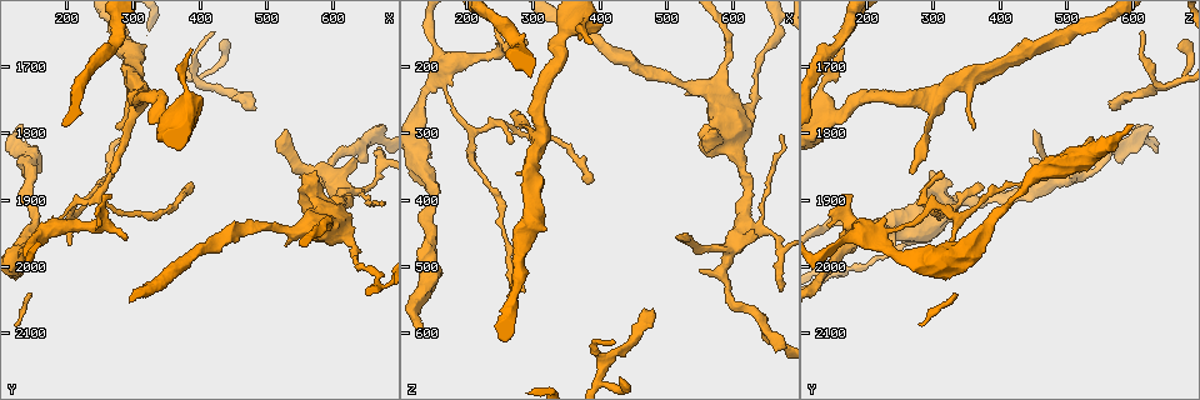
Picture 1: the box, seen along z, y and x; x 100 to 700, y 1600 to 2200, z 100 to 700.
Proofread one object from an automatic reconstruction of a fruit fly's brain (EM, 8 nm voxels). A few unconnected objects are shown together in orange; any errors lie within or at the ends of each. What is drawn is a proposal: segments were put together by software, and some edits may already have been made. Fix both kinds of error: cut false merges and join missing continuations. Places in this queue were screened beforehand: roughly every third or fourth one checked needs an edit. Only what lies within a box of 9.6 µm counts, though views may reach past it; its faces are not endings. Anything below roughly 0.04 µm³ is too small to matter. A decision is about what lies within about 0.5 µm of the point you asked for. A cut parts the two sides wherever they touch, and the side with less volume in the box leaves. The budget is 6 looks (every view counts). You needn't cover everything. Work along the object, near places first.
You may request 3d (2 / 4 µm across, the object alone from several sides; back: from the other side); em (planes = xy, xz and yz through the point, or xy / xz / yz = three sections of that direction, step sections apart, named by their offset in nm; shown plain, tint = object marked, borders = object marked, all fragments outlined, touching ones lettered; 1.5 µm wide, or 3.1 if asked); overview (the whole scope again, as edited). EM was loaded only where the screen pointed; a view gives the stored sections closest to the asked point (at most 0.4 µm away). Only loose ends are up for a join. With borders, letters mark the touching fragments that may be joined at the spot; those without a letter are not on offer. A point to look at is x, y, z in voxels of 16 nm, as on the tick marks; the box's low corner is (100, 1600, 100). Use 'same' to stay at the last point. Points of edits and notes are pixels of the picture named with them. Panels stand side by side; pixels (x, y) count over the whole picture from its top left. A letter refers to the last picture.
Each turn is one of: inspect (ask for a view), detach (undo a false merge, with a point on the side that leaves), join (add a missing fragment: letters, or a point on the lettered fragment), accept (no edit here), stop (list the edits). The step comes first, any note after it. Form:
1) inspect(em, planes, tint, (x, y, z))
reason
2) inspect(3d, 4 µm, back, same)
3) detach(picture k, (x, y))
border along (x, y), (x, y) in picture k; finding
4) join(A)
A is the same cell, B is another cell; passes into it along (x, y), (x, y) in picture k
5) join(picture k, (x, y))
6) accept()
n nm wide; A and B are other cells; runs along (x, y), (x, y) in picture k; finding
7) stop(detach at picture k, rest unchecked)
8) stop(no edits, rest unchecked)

inspect(em, xy, step 8, borders, (550, 1870, 505))
branch stops here

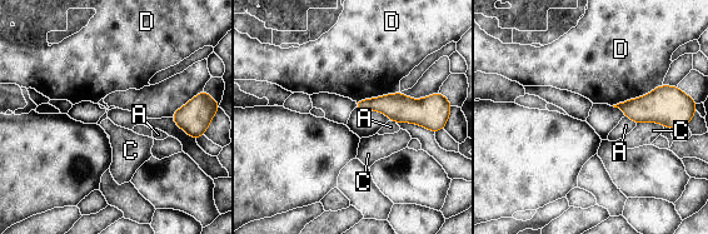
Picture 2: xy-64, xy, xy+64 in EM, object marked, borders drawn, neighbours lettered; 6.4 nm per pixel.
inspect(em, yz, step 8, borders, same)

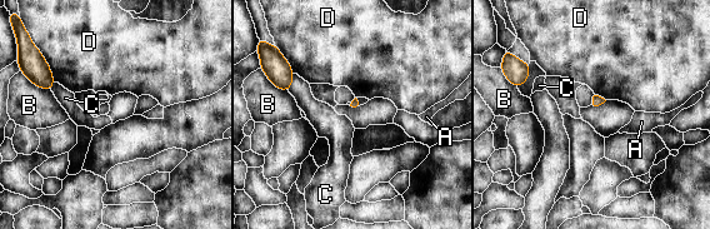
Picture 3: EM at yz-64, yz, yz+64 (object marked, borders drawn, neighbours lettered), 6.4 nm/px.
accept()
D touches over 170 nm; A, B, C and D are other cells; border along (45, 59), (51, 78), (55, 81) in picture 3; no lettered fragment goes on from it

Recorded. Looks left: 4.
inspect(3d, 4 µm, back, (435, 1670, 670))
free end

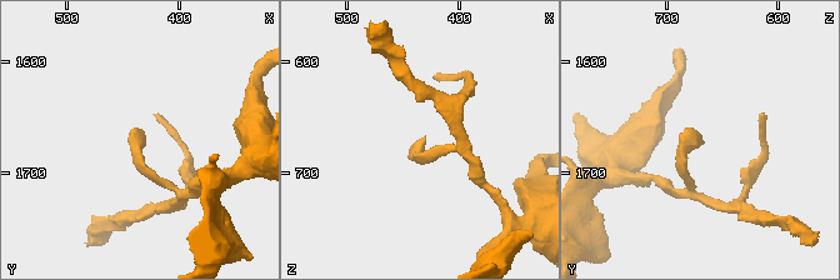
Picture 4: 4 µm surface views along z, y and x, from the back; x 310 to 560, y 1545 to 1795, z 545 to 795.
inspect(em, yz, step 4, borders, (430, 1664, 668))
shape alone is not enough

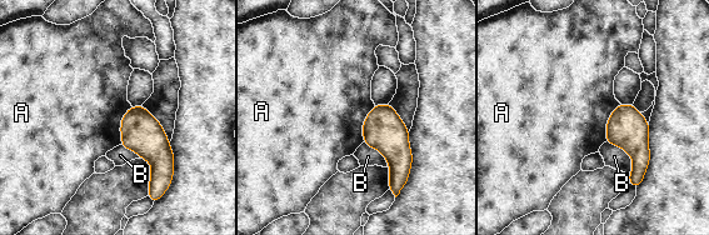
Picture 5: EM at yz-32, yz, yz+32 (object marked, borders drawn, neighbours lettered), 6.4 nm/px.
accept()
90 nm wide; A and B are other cells; border along (131, 106), (121, 120), (120, 144) in picture 5; none of them fits

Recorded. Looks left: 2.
stop(no edits, rest unchecked)

